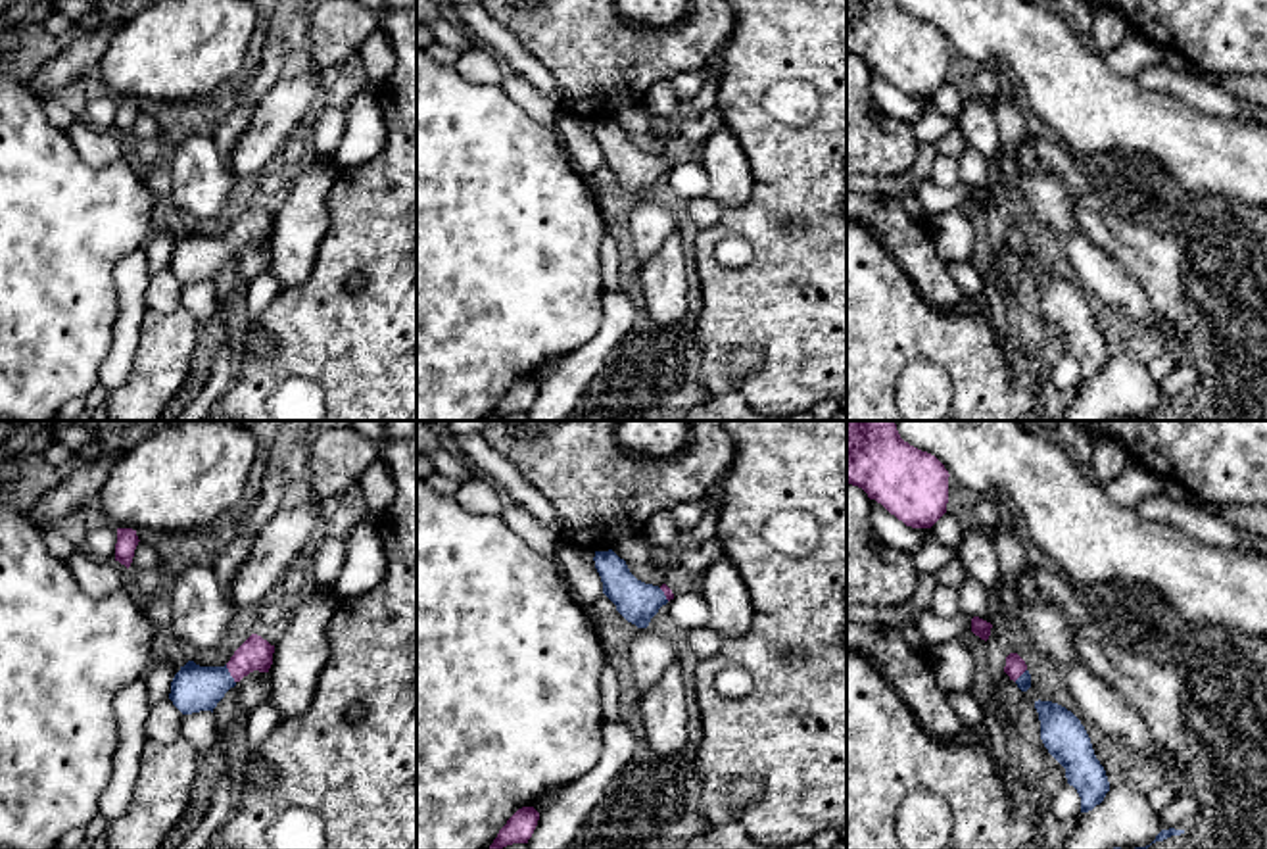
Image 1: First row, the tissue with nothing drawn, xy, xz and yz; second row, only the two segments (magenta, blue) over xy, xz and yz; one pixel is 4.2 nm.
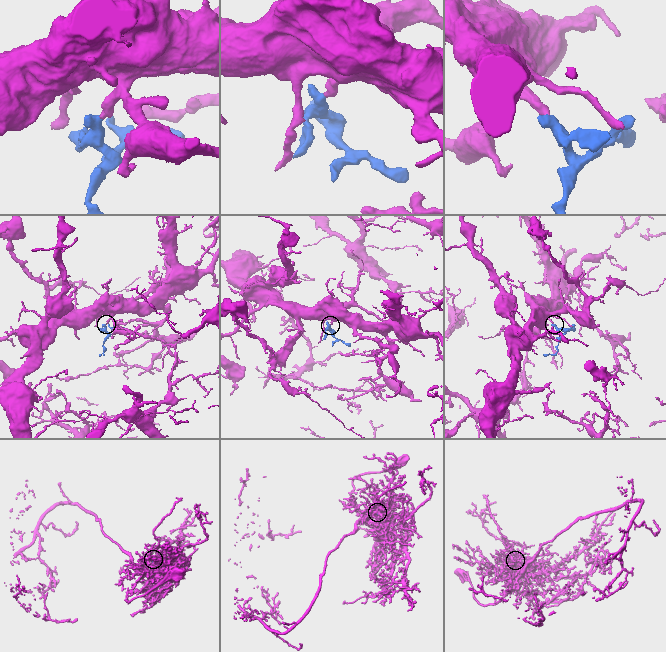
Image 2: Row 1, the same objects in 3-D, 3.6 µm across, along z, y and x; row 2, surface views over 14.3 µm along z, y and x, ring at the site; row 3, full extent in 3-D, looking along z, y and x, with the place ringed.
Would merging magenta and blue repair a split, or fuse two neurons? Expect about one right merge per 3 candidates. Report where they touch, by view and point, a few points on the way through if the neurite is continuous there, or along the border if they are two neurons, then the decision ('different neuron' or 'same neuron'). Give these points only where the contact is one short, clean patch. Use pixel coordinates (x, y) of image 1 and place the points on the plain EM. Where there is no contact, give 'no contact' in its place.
contact xy (231, 244); way xy (256, 223), (231, 244), (194, 258); same neuron

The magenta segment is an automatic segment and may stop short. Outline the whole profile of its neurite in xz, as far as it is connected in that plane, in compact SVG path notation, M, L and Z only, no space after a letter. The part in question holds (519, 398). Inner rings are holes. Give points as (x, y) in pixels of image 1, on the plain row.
M534 376L518 378L507 394L499 400L497 407L490 415L490 421L501 421L513 413L528 413L539 390L539 382Z

